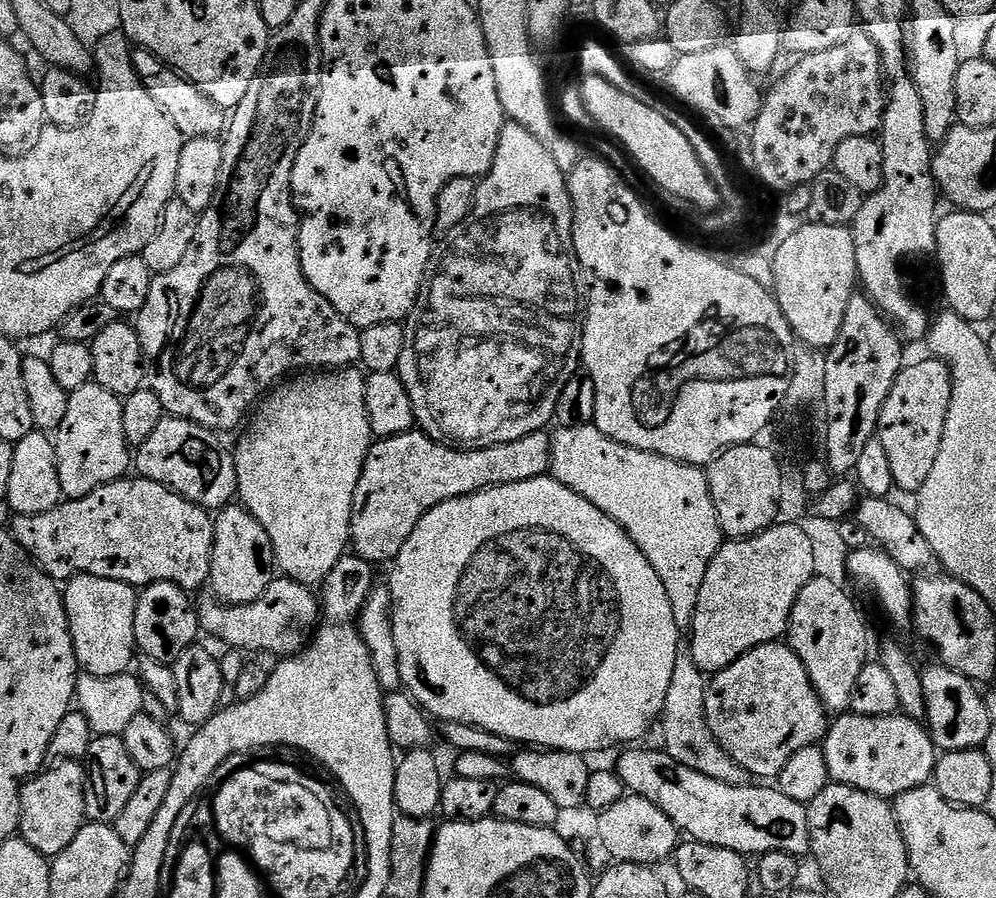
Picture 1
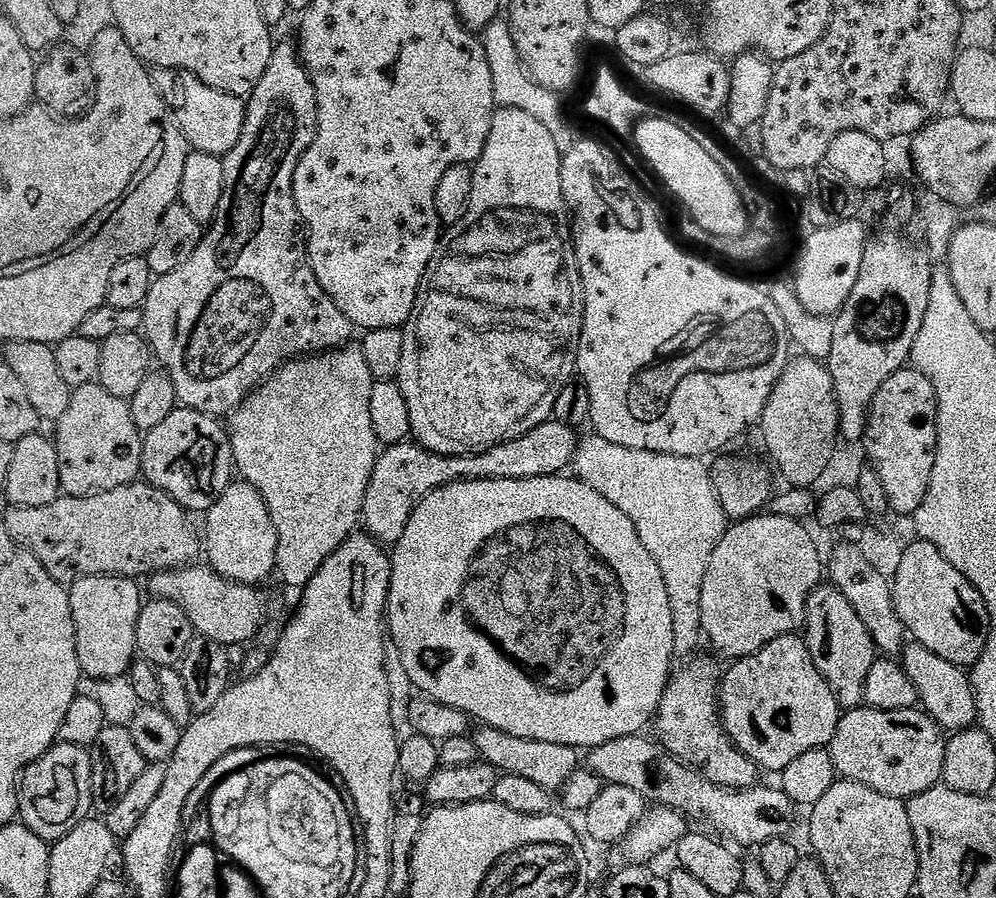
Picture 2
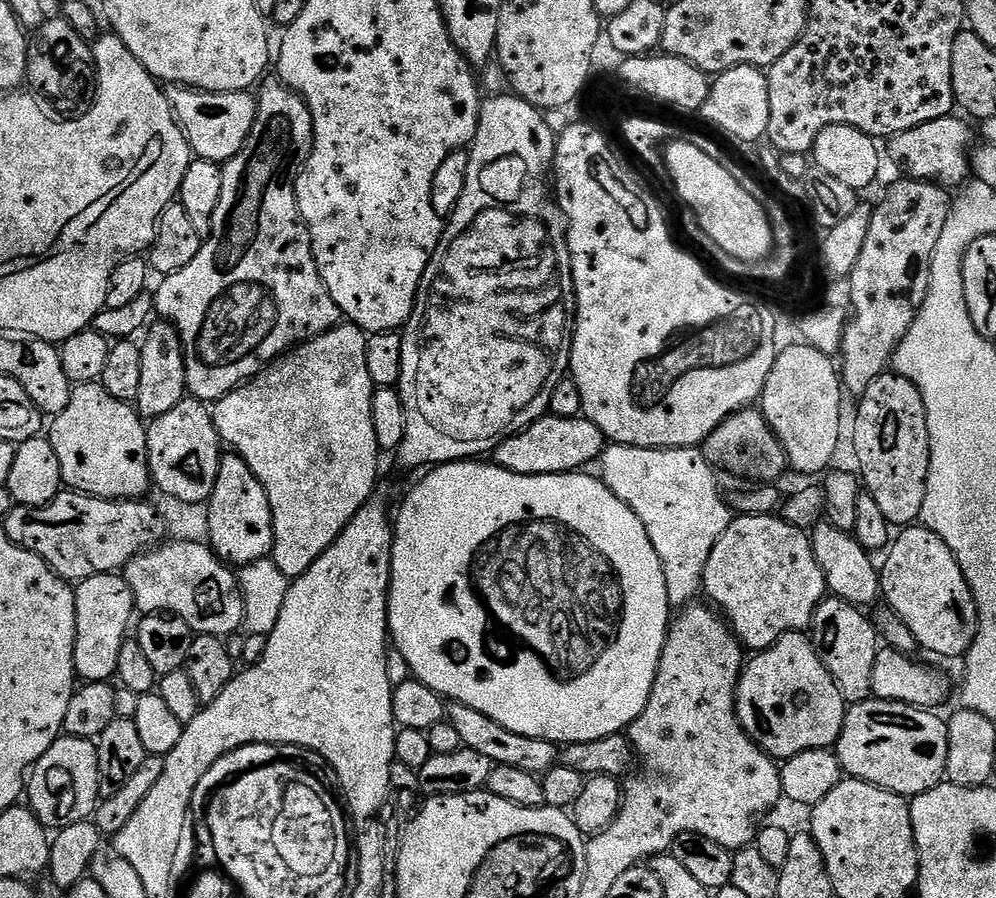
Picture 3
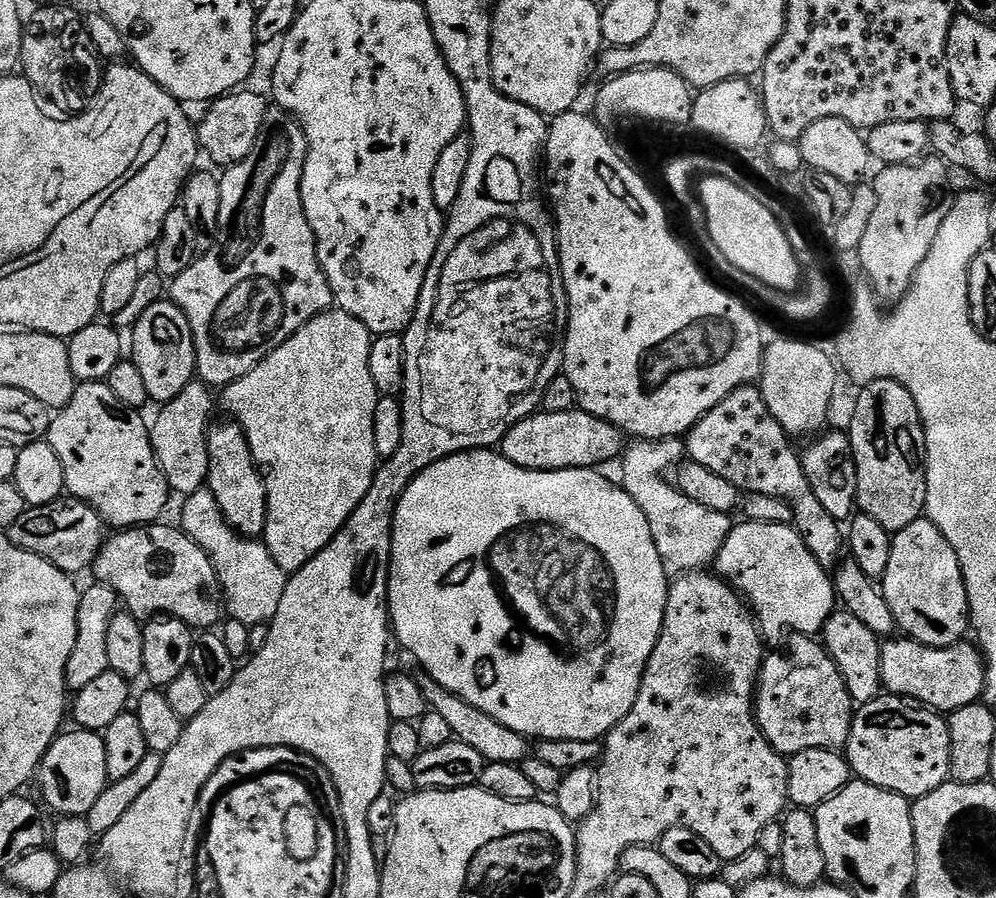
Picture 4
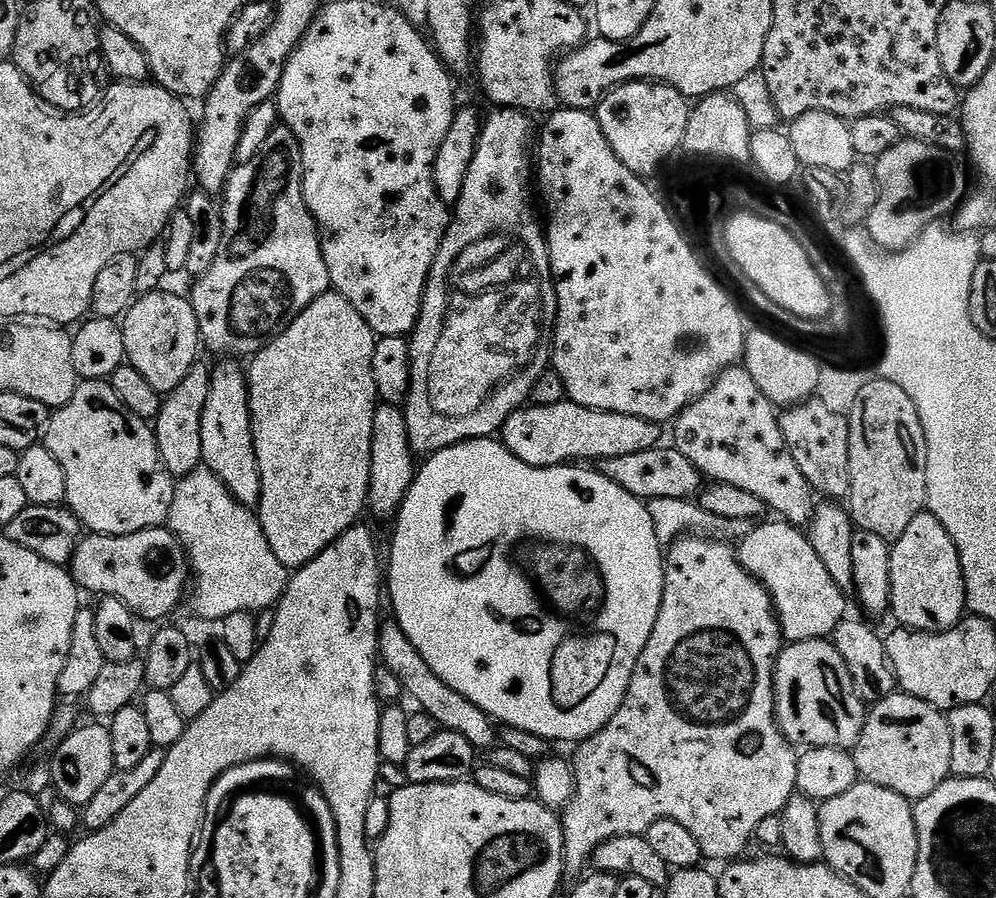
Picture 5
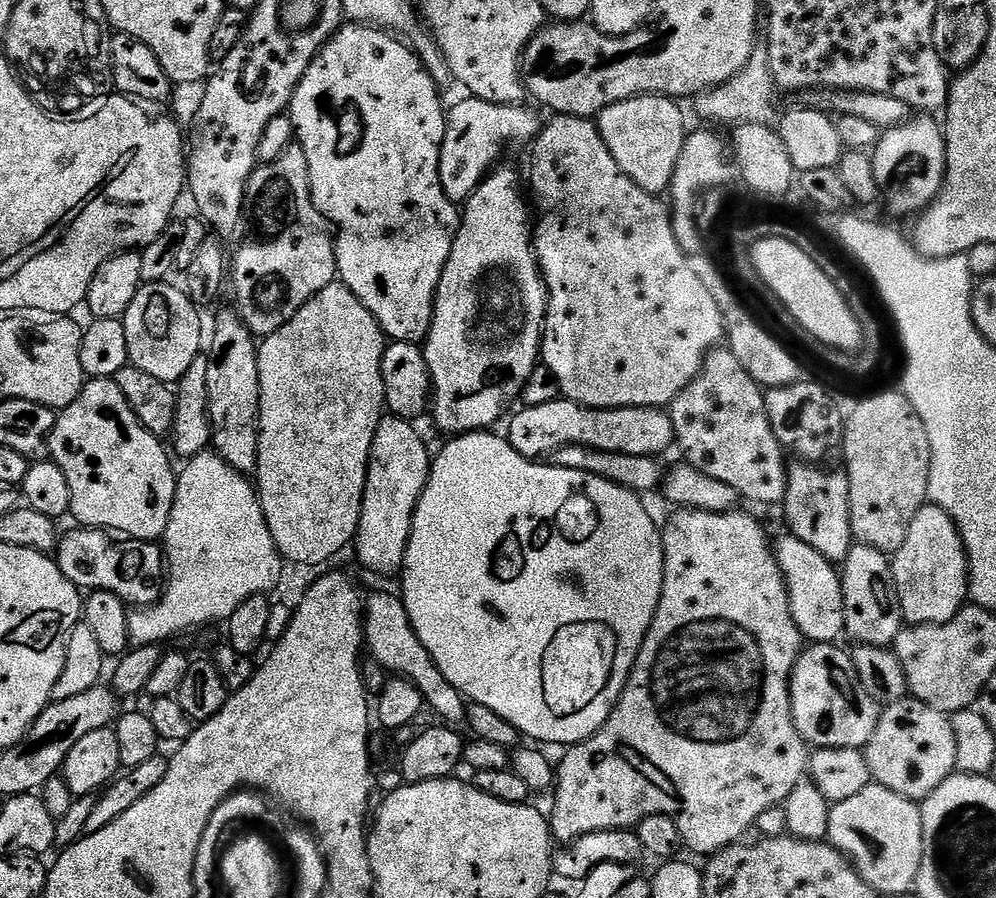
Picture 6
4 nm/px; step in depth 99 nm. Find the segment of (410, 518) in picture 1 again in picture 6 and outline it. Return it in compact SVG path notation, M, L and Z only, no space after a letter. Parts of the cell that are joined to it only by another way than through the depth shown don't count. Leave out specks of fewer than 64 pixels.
M563 398L554 402L546 402L546 406L521 407L520 412L512 416L508 424L506 439L510 447L518 450L527 460L539 461L540 456L551 454L558 448L565 448L571 444L586 446L594 450L606 450L610 454L642 454L643 456L663 457L663 452L673 447L672 417L663 408L587 408L573 400Z

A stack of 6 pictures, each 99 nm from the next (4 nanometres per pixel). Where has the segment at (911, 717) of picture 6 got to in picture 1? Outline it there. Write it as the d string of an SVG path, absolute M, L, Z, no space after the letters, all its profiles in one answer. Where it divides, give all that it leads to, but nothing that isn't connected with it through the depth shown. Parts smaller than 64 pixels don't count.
M840 714L831 721L828 734L822 741L826 754L828 779L834 784L845 784L875 796L895 798L906 794L906 790L923 788L932 780L932 771L936 768L938 749L932 734L921 721L911 720L908 716L858 716Z

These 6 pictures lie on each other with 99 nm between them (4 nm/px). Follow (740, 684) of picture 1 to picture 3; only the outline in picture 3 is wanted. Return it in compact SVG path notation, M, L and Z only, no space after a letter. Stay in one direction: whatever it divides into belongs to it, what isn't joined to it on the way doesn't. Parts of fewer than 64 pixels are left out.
M787 632L784 636L779 636L774 643L765 648L762 652L757 652L745 663L744 670L740 674L740 681L736 687L736 716L740 719L740 725L746 730L746 734L754 741L754 743L769 756L777 761L783 762L788 760L794 754L802 754L806 750L814 750L815 748L832 748L836 740L840 737L840 731L844 725L844 713L846 711L846 701L840 687L834 682L834 678L830 674L830 670L826 670L826 666L822 662L822 658L816 652L815 646L812 644L811 635L804 632Z

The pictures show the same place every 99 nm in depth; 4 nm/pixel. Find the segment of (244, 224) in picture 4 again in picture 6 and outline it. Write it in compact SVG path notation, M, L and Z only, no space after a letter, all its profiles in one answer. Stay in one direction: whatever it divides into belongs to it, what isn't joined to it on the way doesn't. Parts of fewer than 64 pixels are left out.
M293 142L280 153L277 160L269 160L261 163L252 171L252 177L248 180L248 189L244 191L244 206L246 209L247 219L252 219L253 232L241 242L236 248L236 253L230 256L230 292L232 288L232 296L236 299L234 311L240 316L240 320L250 329L253 336L263 338L274 334L286 322L290 322L290 318L294 318L294 314L298 314L298 310L306 302L310 302L310 298L314 298L326 286L330 286L337 279L336 270L336 242L334 239L333 229L328 223L328 219L316 209L316 204L312 200L312 187L308 181L308 163L306 162L306 154L299 143Z

